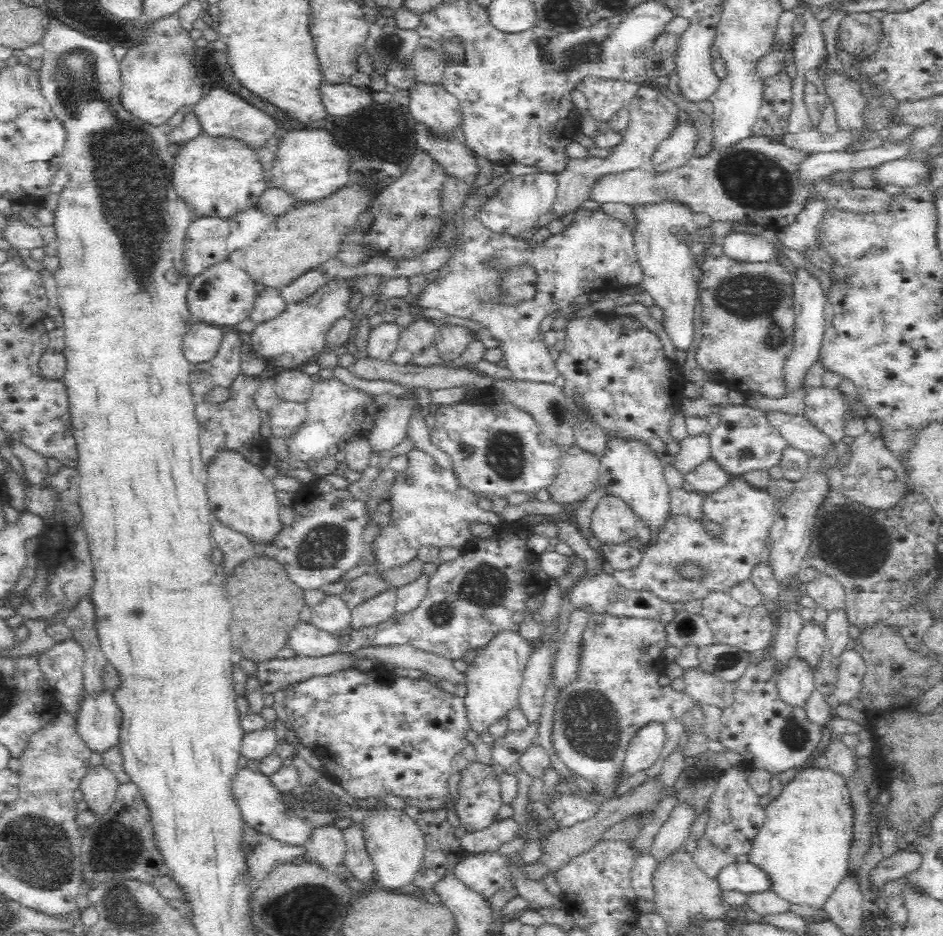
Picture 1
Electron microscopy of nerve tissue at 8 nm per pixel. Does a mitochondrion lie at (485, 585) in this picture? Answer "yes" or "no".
yes

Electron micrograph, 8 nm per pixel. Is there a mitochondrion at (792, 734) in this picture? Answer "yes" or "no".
yes

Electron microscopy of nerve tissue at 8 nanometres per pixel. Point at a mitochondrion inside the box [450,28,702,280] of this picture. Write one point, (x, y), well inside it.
(594, 52)

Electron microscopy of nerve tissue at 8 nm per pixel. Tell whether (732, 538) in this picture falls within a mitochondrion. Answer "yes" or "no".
no

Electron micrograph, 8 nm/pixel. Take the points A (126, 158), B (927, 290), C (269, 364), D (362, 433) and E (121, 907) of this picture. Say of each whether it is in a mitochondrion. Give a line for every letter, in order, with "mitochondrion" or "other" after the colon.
A: mitochondrion
B: other
C: other
D: other
E: mitochondrion

